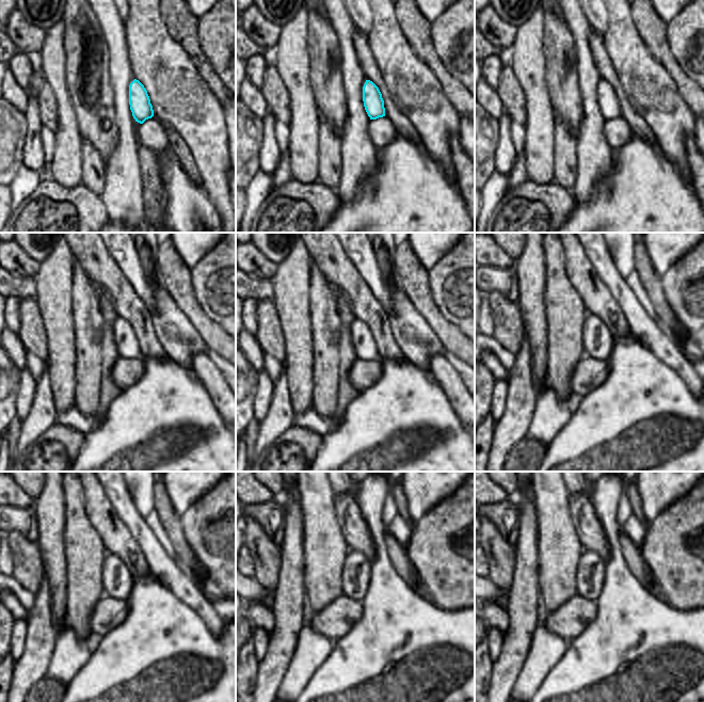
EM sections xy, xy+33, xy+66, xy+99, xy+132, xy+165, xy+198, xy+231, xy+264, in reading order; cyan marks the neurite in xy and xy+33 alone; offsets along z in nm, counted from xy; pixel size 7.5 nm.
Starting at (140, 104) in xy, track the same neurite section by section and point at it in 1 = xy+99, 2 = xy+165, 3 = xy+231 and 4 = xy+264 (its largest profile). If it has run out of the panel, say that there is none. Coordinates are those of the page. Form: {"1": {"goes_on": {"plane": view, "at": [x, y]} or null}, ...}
{"1": {"goes_on": {"plane": "xy+99", "at": [129, 345]}}, "2": {"goes_on": {"plane": "xy+165", "at": [598, 342]}}, "3": {"goes_on": {"plane": "xy+231", "at": [356, 577]}}, "4": {"goes_on": {"plane": "xy+264", "at": [592, 570]}}}

